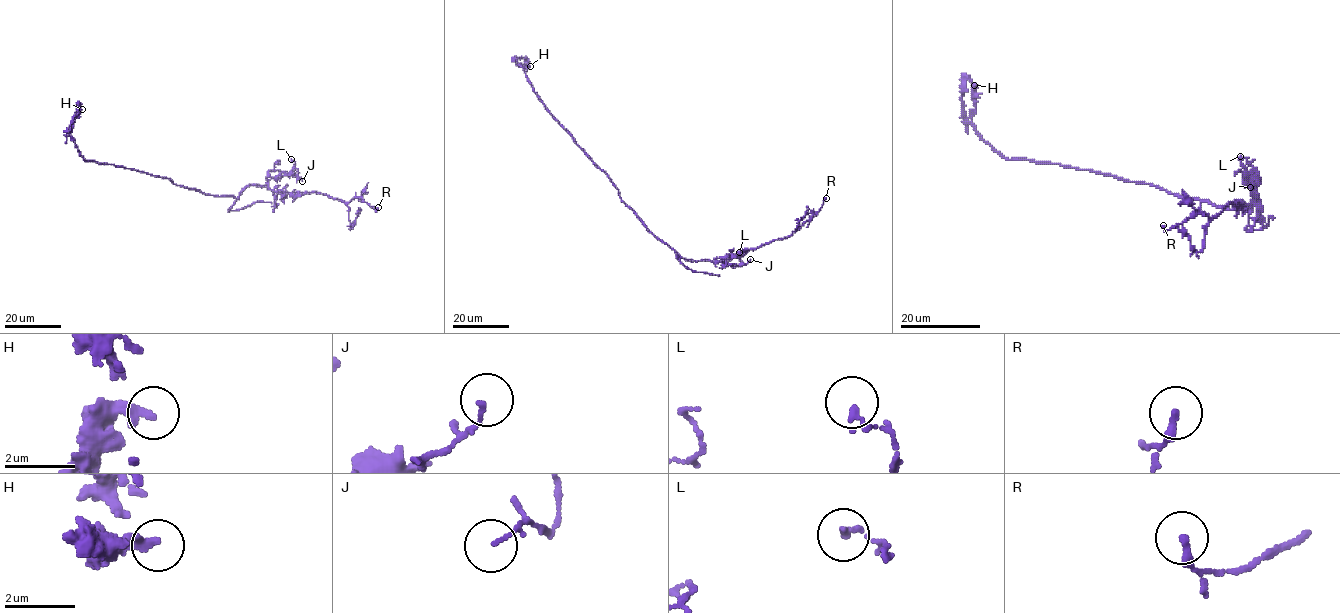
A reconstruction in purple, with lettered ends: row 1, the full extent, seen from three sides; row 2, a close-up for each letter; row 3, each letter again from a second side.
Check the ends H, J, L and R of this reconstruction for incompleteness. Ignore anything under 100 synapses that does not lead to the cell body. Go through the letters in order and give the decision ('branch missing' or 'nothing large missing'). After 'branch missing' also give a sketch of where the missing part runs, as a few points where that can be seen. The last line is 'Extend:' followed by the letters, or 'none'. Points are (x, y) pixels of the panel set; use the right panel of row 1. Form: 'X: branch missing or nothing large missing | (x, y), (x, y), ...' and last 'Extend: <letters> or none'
H: nothing large missing
J: nothing large missing
L: nothing large missing
R: nothing large missing
Extend: none

